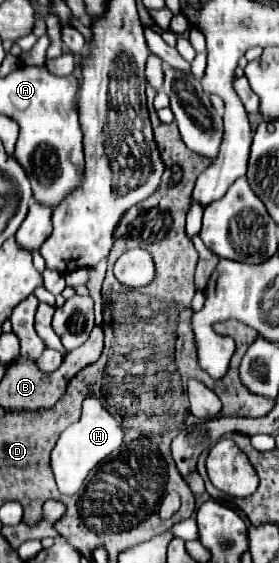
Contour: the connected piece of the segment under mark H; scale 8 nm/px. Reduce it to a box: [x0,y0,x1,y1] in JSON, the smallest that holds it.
[50,394,124,494]

